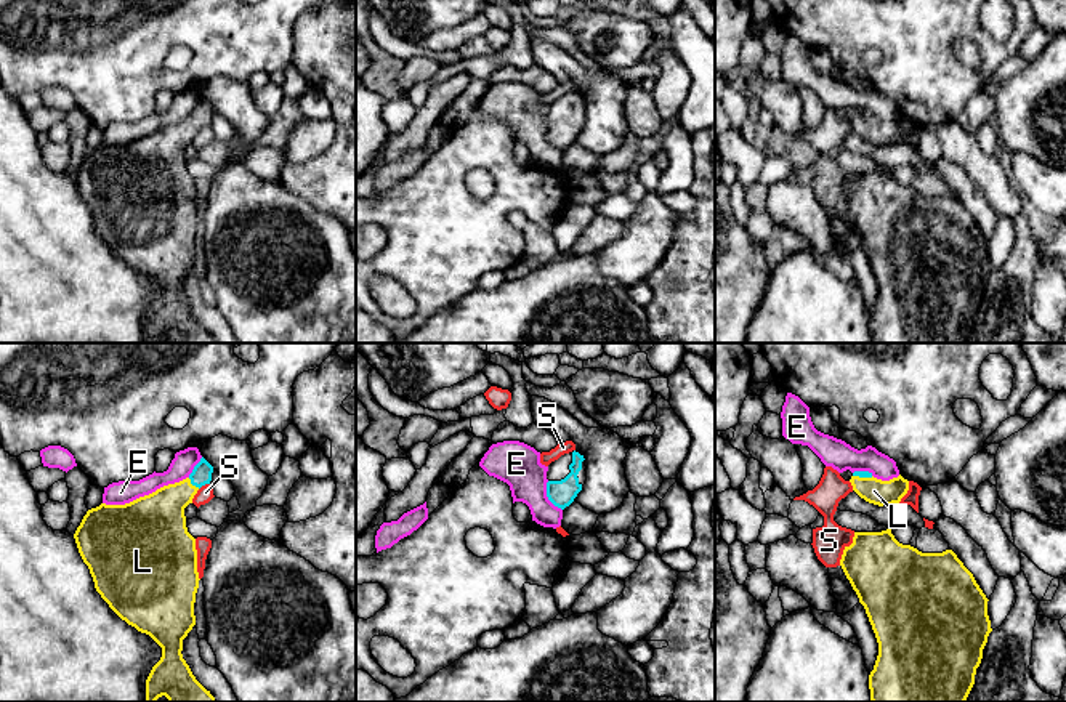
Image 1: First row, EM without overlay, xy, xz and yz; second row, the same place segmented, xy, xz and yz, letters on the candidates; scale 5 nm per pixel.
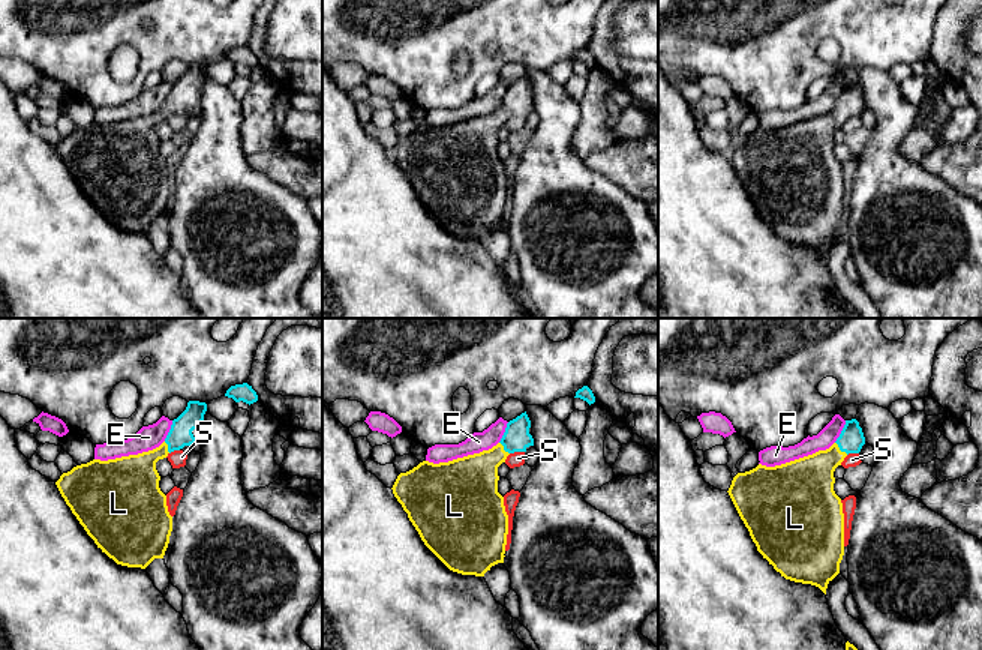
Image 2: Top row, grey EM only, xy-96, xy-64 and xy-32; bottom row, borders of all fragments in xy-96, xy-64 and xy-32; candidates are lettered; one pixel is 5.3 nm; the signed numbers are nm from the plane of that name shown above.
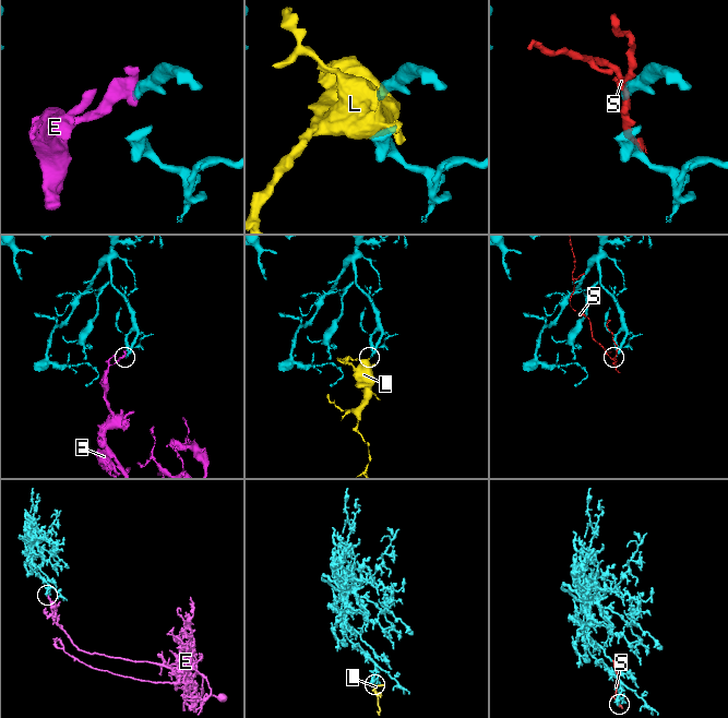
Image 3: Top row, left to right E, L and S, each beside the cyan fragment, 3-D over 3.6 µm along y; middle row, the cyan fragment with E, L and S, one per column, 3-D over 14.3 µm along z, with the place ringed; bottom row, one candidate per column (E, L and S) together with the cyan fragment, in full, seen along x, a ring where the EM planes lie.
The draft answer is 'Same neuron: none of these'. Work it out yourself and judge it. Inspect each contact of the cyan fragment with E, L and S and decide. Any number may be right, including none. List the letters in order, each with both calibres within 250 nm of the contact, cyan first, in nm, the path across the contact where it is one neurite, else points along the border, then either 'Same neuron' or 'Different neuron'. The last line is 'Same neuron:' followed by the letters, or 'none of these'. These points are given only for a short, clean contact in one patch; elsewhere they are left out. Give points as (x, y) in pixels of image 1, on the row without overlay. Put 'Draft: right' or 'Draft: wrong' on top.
Draft: wrong
E: Thickness 140 nm (cyan) against 220 nm. Boundary: xz (547, 122), (547, 138), (561, 151). Different neuron
L: Thickness 100 nm (cyan) against 280 nm. Path across: xy (201, 116), (193, 125), (157, 161). Same neuron
S: Thickness 100 nm (cyan) against 80 nm. Different neuron
Same neuron: L

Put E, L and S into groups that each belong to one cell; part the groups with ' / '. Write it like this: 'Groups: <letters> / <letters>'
Groups: E / L / S

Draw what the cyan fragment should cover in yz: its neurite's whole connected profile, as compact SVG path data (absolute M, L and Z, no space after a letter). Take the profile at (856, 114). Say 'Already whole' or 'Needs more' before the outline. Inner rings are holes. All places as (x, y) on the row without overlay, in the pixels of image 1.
Needs more. M854 112L850 123L861 139L878 147L899 144L909 131L909 122L901 115L890 122L882 122L869 112Z

